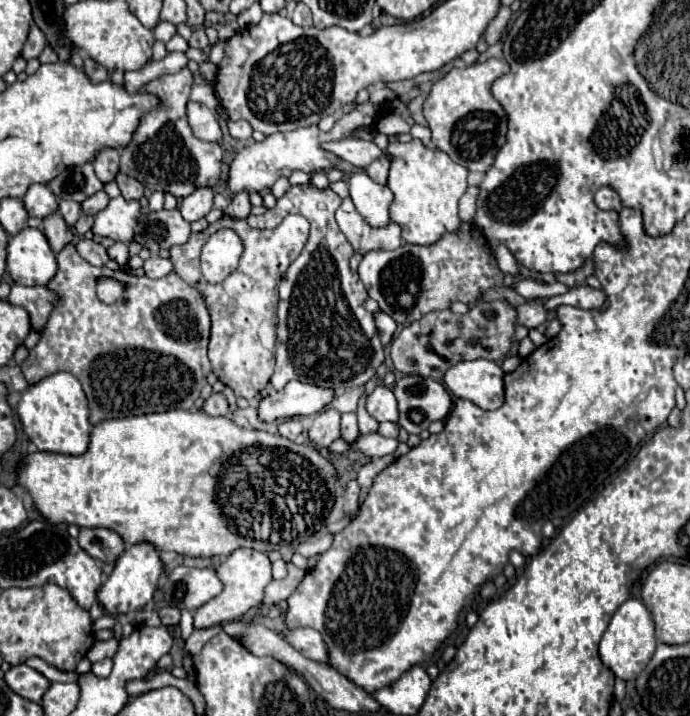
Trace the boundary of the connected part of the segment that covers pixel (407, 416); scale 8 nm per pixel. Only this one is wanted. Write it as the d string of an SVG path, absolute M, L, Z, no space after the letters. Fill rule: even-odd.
M403 376L393 394L399 404L399 426L409 434L427 430L435 420L445 420L453 404L447 388L425 376Z

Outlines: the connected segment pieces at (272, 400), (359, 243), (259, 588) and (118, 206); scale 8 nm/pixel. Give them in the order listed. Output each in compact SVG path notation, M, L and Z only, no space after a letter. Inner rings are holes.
M291 380L283 390L273 392L259 402L259 420L273 422L291 416L309 416L323 410L331 400L331 390Z
M351 196L343 198L335 220L359 254L367 254L371 250L395 250L401 246L401 228L395 222L389 222L383 228L371 228L363 216L359 216Z
M237 548L229 554L217 568L217 576L223 582L223 592L195 610L195 628L211 628L217 624L233 622L243 616L249 608L263 600L263 588L271 582L271 562L265 552L257 552L251 548Z
M123 196L111 198L103 212L95 214L95 224L91 232L95 236L107 236L115 242L129 242L133 240L133 228L139 222L139 202L127 202Z

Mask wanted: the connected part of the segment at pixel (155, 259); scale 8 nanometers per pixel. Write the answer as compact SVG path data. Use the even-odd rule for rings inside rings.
M151 254L145 264L143 264L143 270L149 278L163 278L167 276L171 270L173 270L173 264L169 258L161 258L157 254Z

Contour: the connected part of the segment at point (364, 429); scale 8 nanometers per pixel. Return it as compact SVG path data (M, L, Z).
M363 394L358 402L357 418L359 418L359 432L361 434L369 434L369 432L379 430L379 422L375 418L371 418L366 410L366 400L367 395Z

